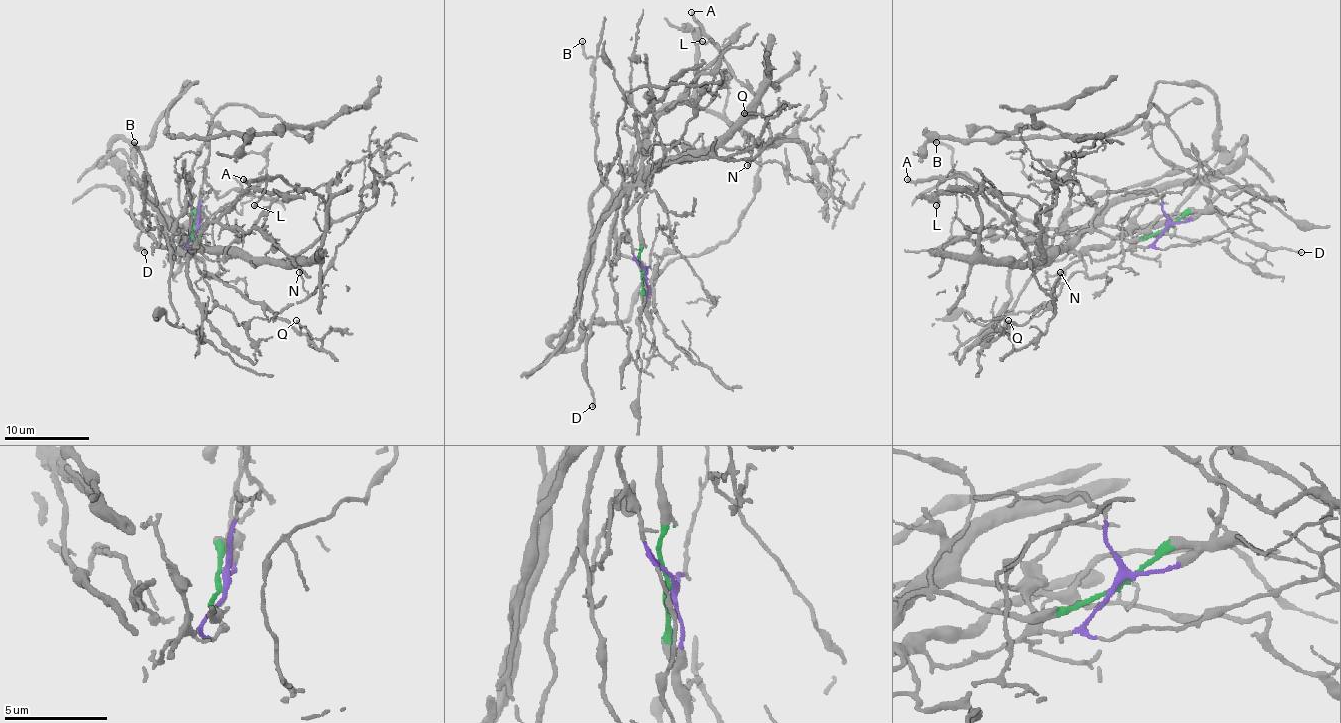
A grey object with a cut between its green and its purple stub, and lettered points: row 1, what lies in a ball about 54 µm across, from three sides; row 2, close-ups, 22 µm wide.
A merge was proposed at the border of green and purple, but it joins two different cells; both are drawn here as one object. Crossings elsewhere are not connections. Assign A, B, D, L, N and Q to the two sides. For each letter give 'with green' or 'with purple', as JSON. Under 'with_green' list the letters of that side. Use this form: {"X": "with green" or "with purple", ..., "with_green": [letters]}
{"A": "with green", "B": "with green", "D": "with green", "L": "with green", "N": "with purple", "Q": "with purple", "with_green": ["A", "B", "D", "L"]}

